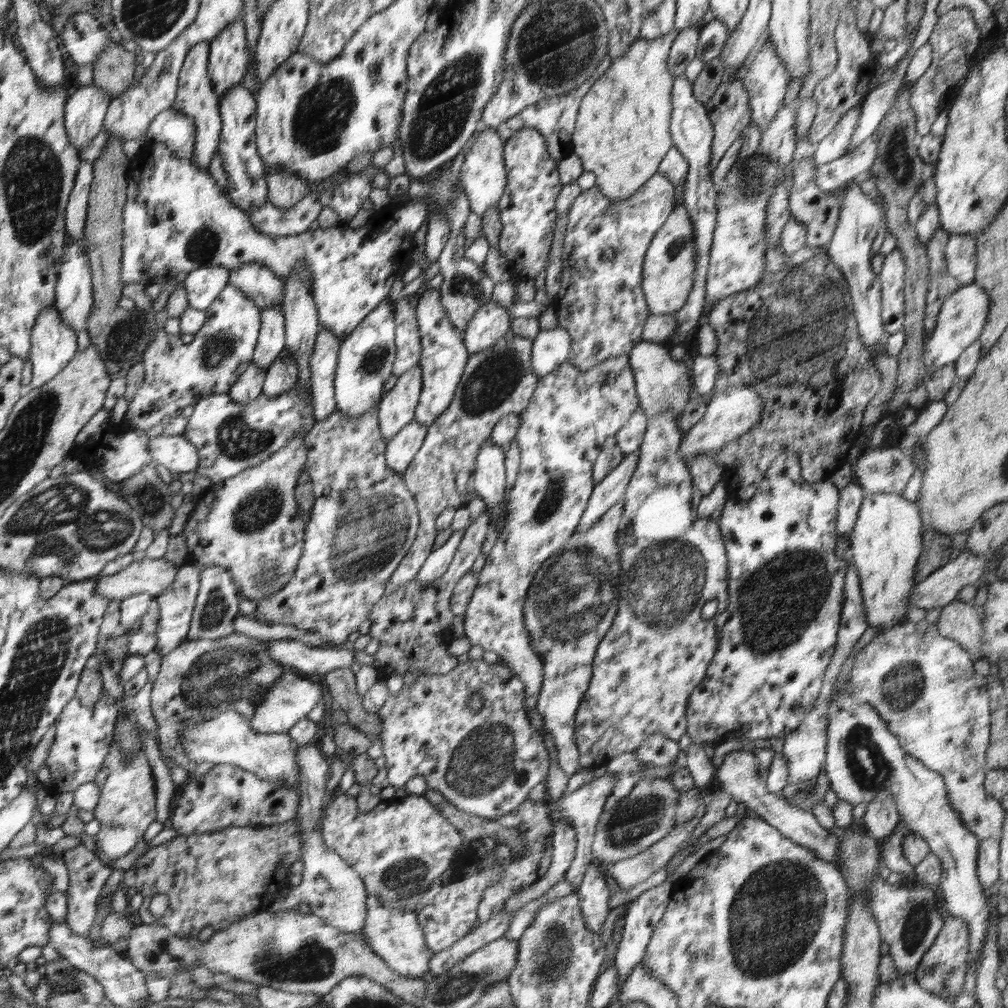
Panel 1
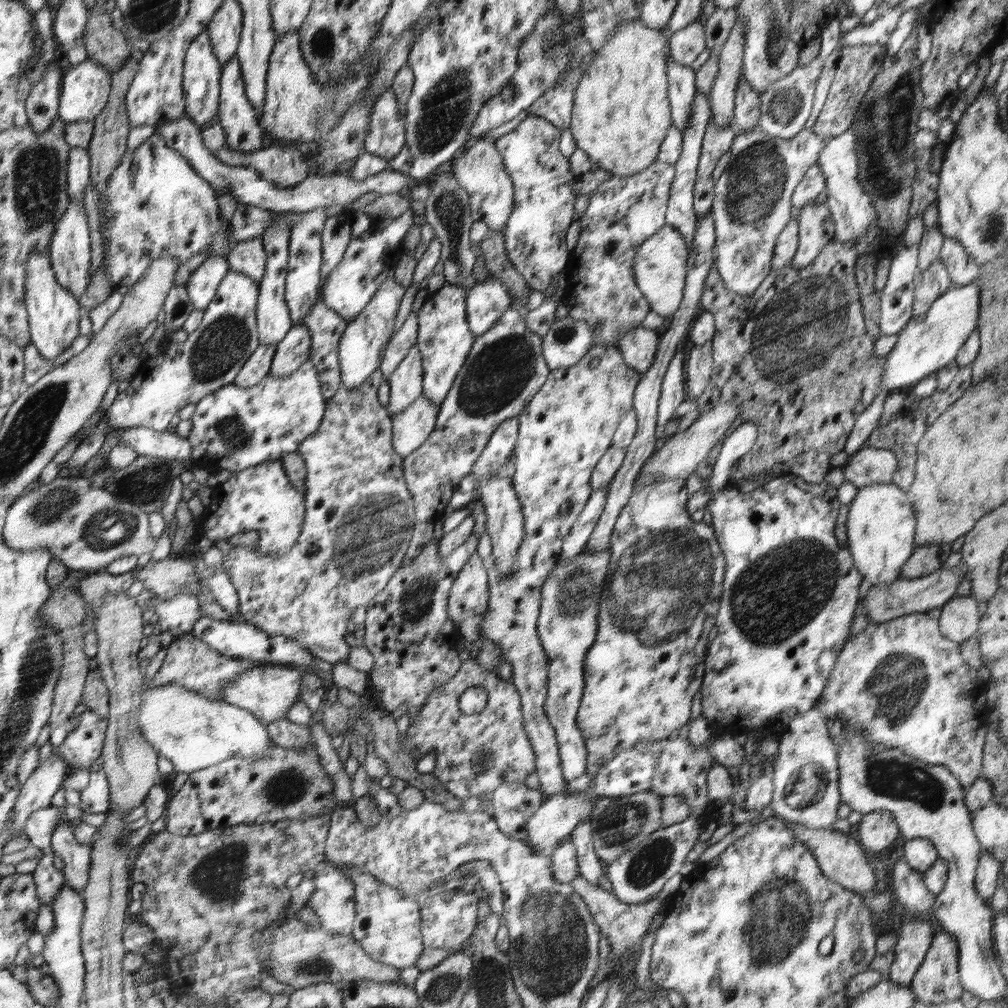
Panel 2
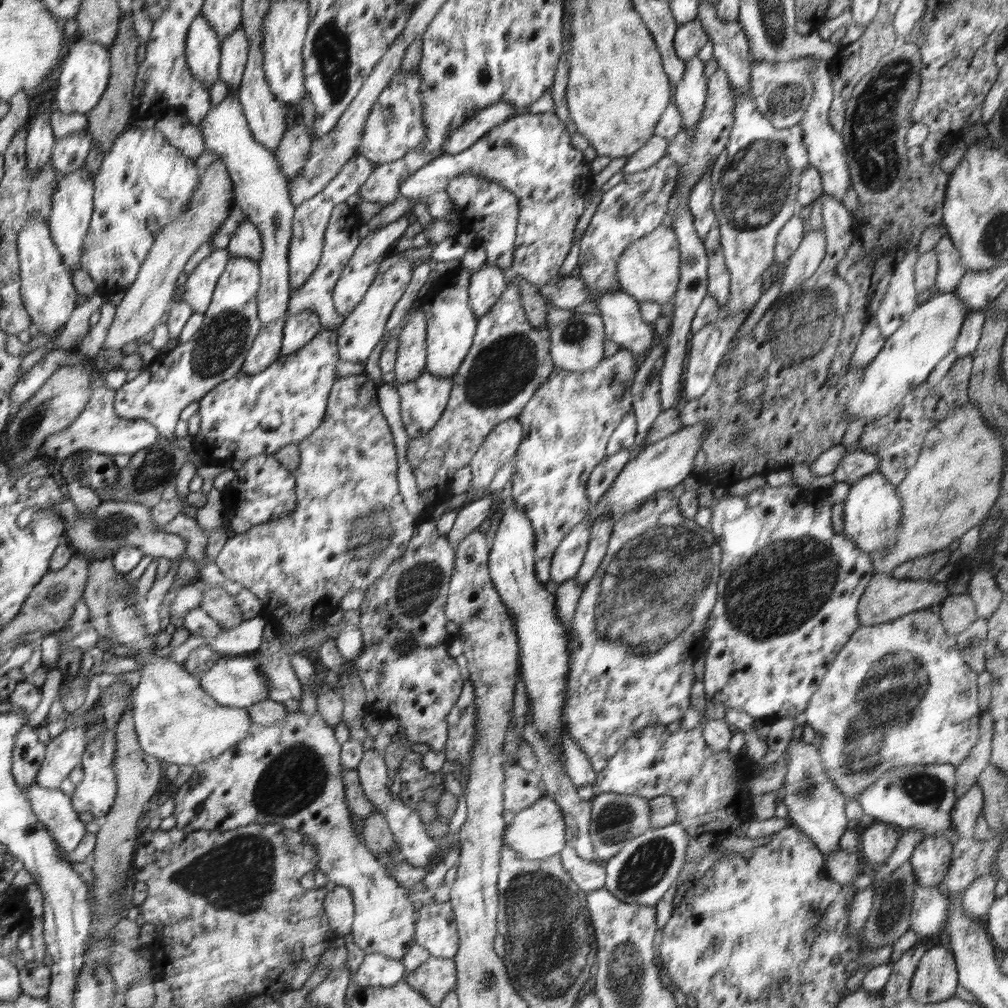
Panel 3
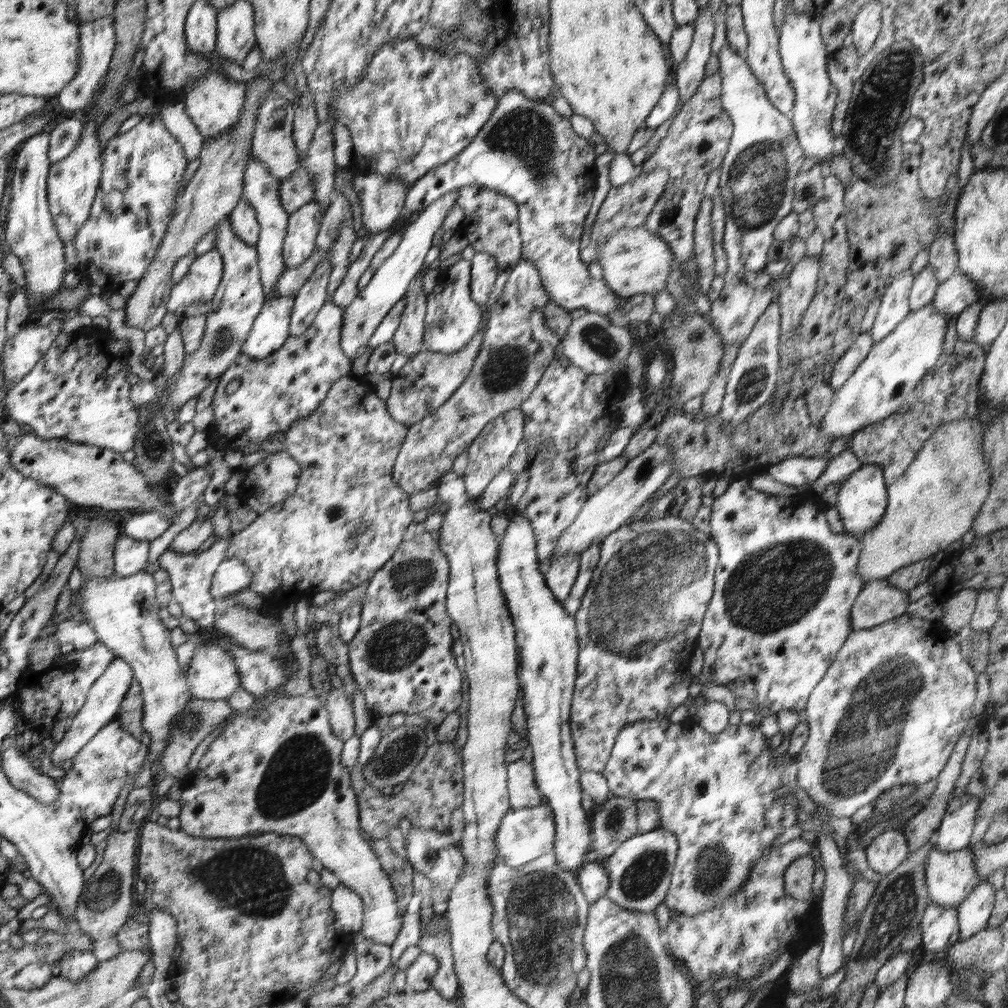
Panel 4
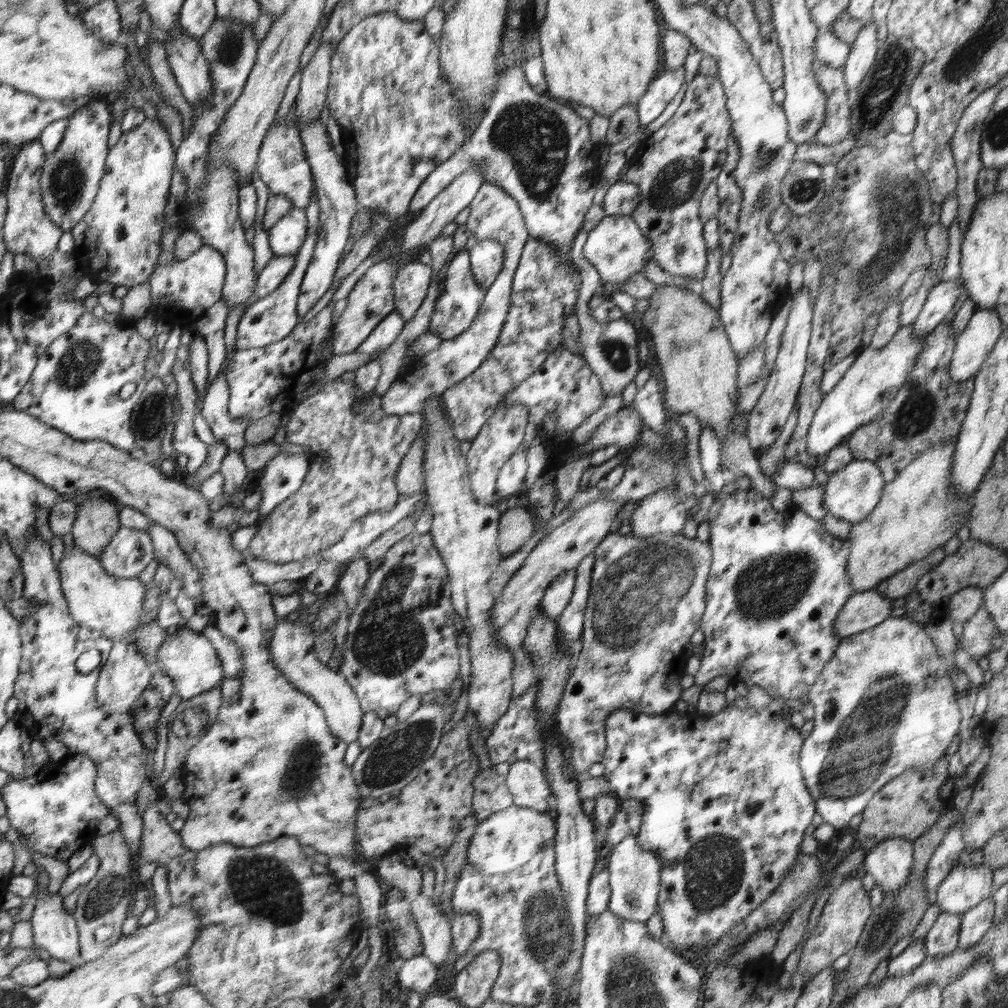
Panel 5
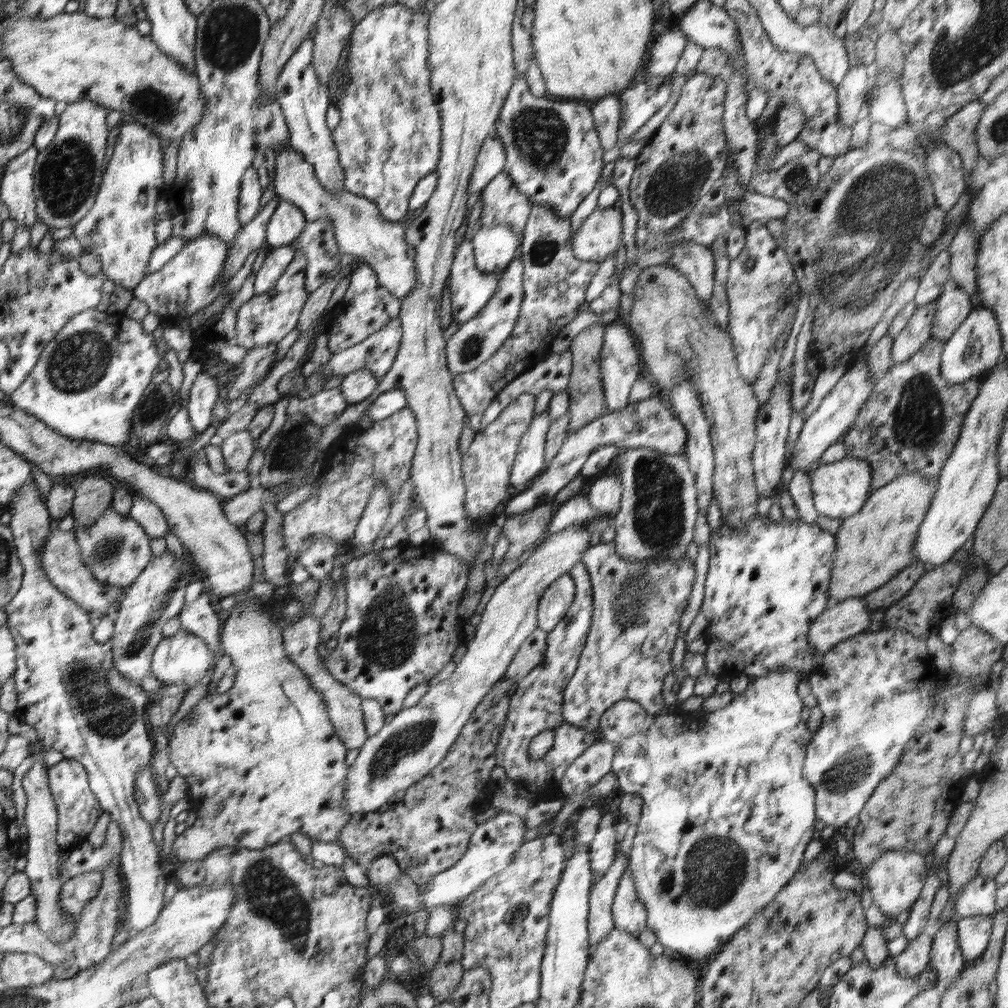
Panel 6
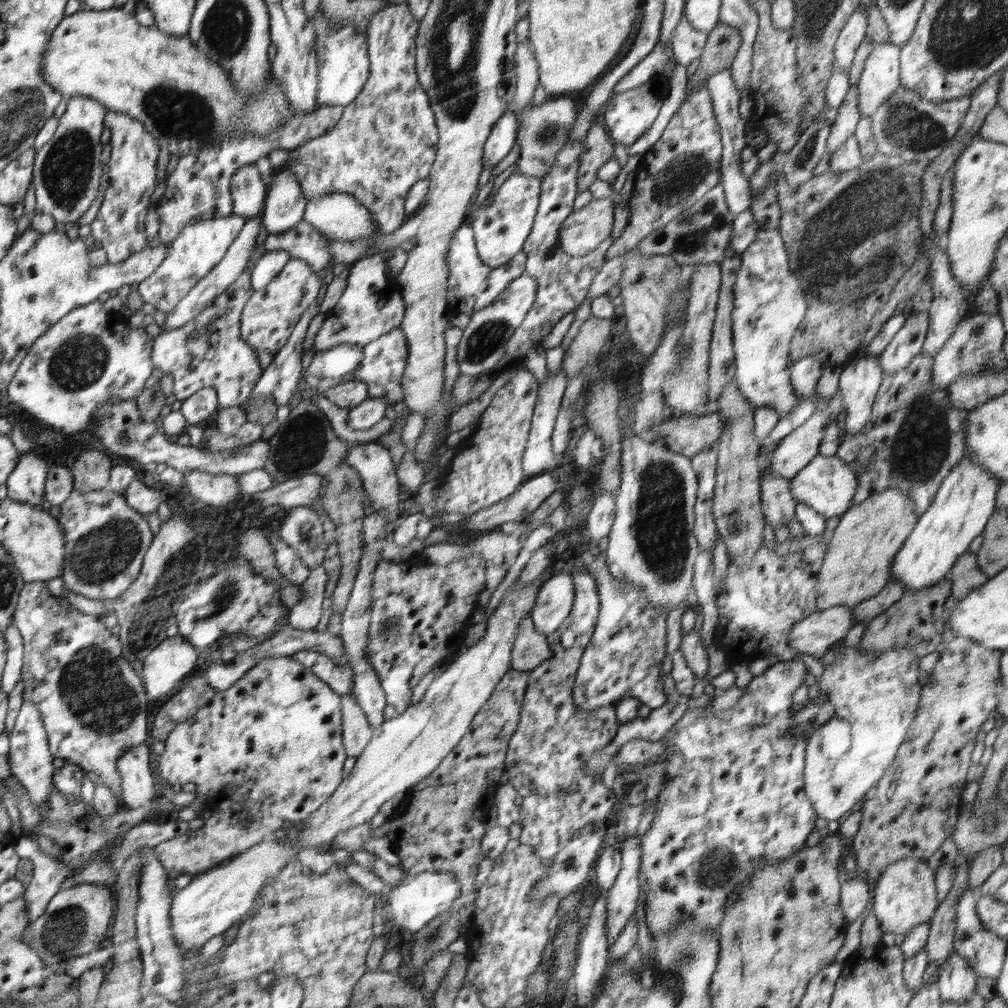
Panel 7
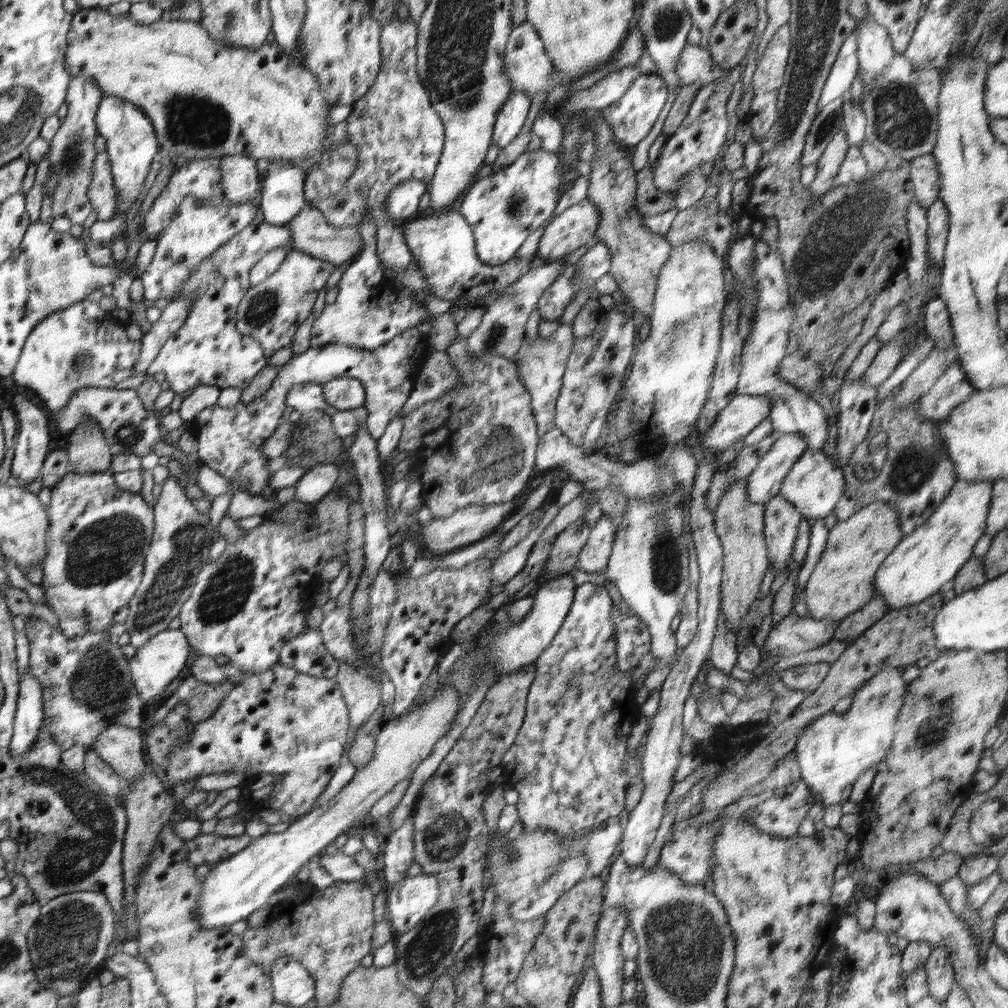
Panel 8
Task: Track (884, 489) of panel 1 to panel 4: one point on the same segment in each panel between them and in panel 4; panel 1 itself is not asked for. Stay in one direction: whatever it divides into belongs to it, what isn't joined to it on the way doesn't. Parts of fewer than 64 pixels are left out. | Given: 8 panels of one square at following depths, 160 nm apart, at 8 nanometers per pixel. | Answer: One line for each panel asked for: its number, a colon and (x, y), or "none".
2: (868, 466)
3: (856, 464)
4: (840, 467)

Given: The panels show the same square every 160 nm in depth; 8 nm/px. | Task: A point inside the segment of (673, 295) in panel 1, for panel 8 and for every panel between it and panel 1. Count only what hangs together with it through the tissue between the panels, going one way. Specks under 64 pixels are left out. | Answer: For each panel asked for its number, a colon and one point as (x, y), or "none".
2: (660, 267)
3: (648, 269)
4: (635, 261)
5: (617, 249)
6: (599, 236)
7: (585, 229)
8: (566, 234)

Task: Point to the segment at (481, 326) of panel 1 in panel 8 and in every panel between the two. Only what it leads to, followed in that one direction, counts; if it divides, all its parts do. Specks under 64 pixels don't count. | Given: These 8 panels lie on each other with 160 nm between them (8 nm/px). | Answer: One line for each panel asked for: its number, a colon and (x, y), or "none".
2: (486, 302)
3: (487, 284)
4: (484, 270)
5: (486, 258)
6: (494, 247)
7: (500, 228)
8: (503, 209)

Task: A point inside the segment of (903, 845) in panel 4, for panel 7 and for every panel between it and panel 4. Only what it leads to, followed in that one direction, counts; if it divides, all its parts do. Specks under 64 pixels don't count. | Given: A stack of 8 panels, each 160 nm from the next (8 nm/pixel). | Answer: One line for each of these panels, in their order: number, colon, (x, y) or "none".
5: (890, 862)
6: (895, 880)
7: (905, 895)

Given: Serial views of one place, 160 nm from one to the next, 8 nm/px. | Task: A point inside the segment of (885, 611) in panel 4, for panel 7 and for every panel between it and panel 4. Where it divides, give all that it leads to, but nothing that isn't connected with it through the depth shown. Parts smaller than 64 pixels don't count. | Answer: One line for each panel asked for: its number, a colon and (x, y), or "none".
5: (865, 610)
6: (842, 620)
7: (817, 633)

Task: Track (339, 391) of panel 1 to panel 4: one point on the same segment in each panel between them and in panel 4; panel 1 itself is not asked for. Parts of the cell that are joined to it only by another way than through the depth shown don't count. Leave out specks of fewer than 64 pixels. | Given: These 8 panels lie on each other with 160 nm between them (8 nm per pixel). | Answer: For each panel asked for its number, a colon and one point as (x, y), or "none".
2: (363, 343)
3: (361, 331)
4: (390, 281)

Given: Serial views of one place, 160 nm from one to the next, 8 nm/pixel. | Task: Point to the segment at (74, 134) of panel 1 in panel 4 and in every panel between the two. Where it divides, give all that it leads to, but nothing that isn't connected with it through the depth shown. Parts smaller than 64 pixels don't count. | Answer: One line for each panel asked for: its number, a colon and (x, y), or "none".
2: (85, 88)
3: (84, 76)
4: (98, 38)

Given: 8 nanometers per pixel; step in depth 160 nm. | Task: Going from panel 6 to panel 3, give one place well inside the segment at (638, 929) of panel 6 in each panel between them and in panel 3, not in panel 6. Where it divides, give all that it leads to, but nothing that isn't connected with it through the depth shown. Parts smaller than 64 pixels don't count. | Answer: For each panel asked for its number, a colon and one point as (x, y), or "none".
3: (641, 872)
4: (640, 870)
5: (635, 875)

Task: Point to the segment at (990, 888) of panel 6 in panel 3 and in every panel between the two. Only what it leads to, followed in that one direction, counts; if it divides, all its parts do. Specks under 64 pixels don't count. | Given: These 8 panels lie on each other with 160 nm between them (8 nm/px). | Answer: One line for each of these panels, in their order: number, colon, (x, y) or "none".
3: (930, 859)
4: (949, 876)
5: (964, 887)

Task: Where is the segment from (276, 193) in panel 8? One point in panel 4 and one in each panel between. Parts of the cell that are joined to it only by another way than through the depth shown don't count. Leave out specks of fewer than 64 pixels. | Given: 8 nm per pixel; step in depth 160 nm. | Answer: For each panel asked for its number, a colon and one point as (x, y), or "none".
4: (304, 225)
5: (286, 237)
6: (287, 222)
7: (285, 204)

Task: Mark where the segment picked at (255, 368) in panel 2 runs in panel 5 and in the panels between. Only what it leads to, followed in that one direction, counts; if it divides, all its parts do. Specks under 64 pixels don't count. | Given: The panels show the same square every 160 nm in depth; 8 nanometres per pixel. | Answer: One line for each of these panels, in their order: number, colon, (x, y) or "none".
3: (266, 348)
4: (270, 330)
5: (270, 319)

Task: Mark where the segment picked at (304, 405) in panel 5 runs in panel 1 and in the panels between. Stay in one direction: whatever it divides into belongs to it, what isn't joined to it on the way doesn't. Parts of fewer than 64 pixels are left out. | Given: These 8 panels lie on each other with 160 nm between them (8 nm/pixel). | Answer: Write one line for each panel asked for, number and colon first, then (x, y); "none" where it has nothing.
1: (364, 519)
2: (359, 513)
3: (351, 523)
4: (348, 448)

